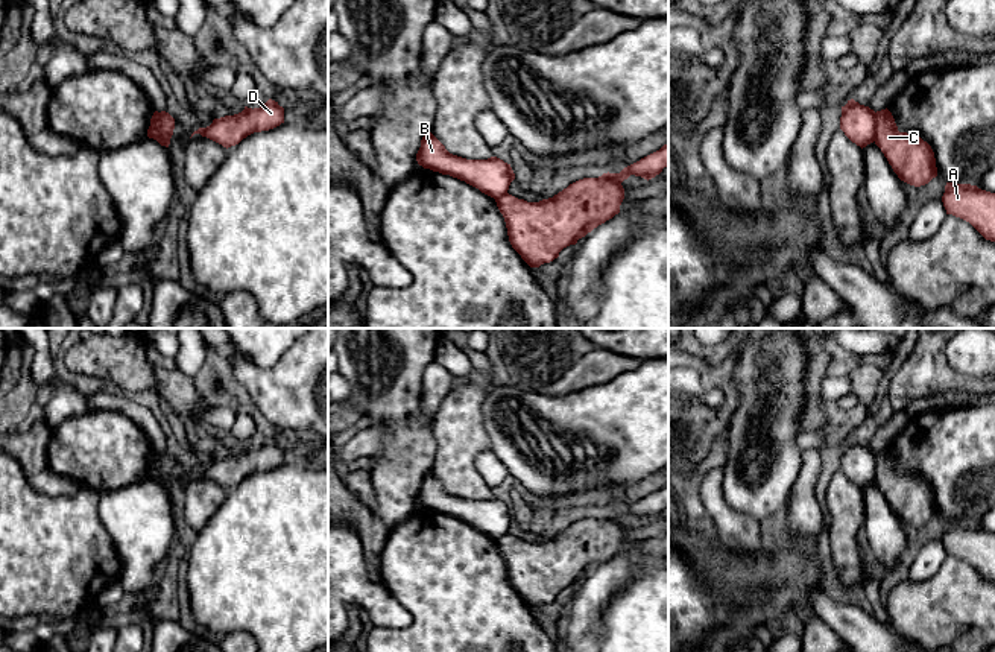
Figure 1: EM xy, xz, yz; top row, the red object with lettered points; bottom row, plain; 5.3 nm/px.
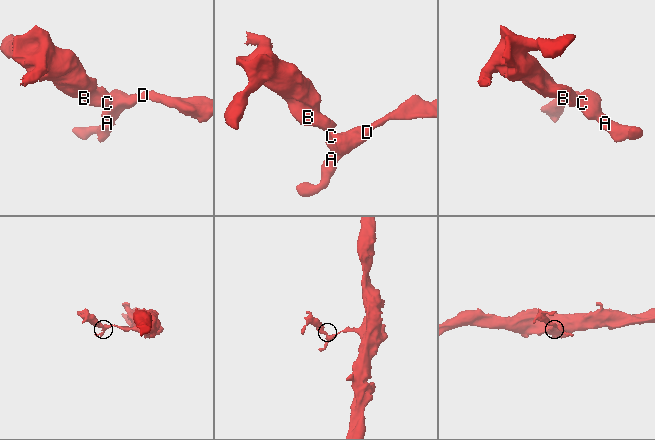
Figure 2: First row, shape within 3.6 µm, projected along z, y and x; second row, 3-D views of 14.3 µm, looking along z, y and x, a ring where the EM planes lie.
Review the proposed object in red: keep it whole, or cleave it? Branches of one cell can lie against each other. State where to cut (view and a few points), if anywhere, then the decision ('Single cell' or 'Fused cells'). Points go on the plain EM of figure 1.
Split along yz (877, 453), (874, 481). Fused cells

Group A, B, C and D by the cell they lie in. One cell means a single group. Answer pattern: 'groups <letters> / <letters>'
groups A C D / B

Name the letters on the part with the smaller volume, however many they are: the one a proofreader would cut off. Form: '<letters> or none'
B

